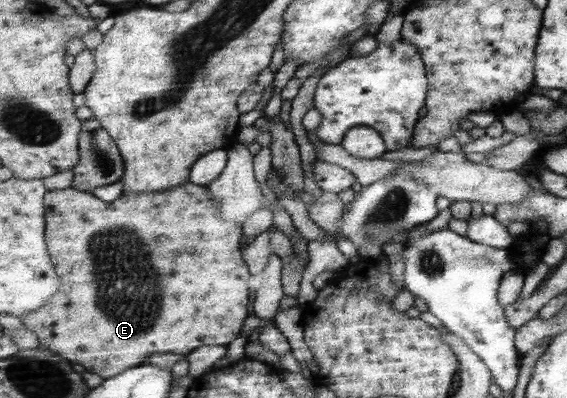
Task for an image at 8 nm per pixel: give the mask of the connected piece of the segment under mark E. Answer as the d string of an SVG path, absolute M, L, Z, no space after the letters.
M184 184L165 192L141 193L132 197L122 196L111 203L98 199L92 193L84 193L70 187L59 191L48 191L45 195L45 205L48 208L46 221L49 254L51 254L53 266L56 267L64 283L61 286L61 292L57 292L47 305L22 318L25 328L41 339L41 346L45 349L51 349L55 355L65 357L73 364L82 365L86 371L109 379L149 361L157 353L167 352L187 356L203 345L227 346L241 335L241 327L249 315L251 293L247 283L252 274L244 259L243 227L239 222L229 223L221 218L221 208L219 208L221 202L216 201L205 187Z

